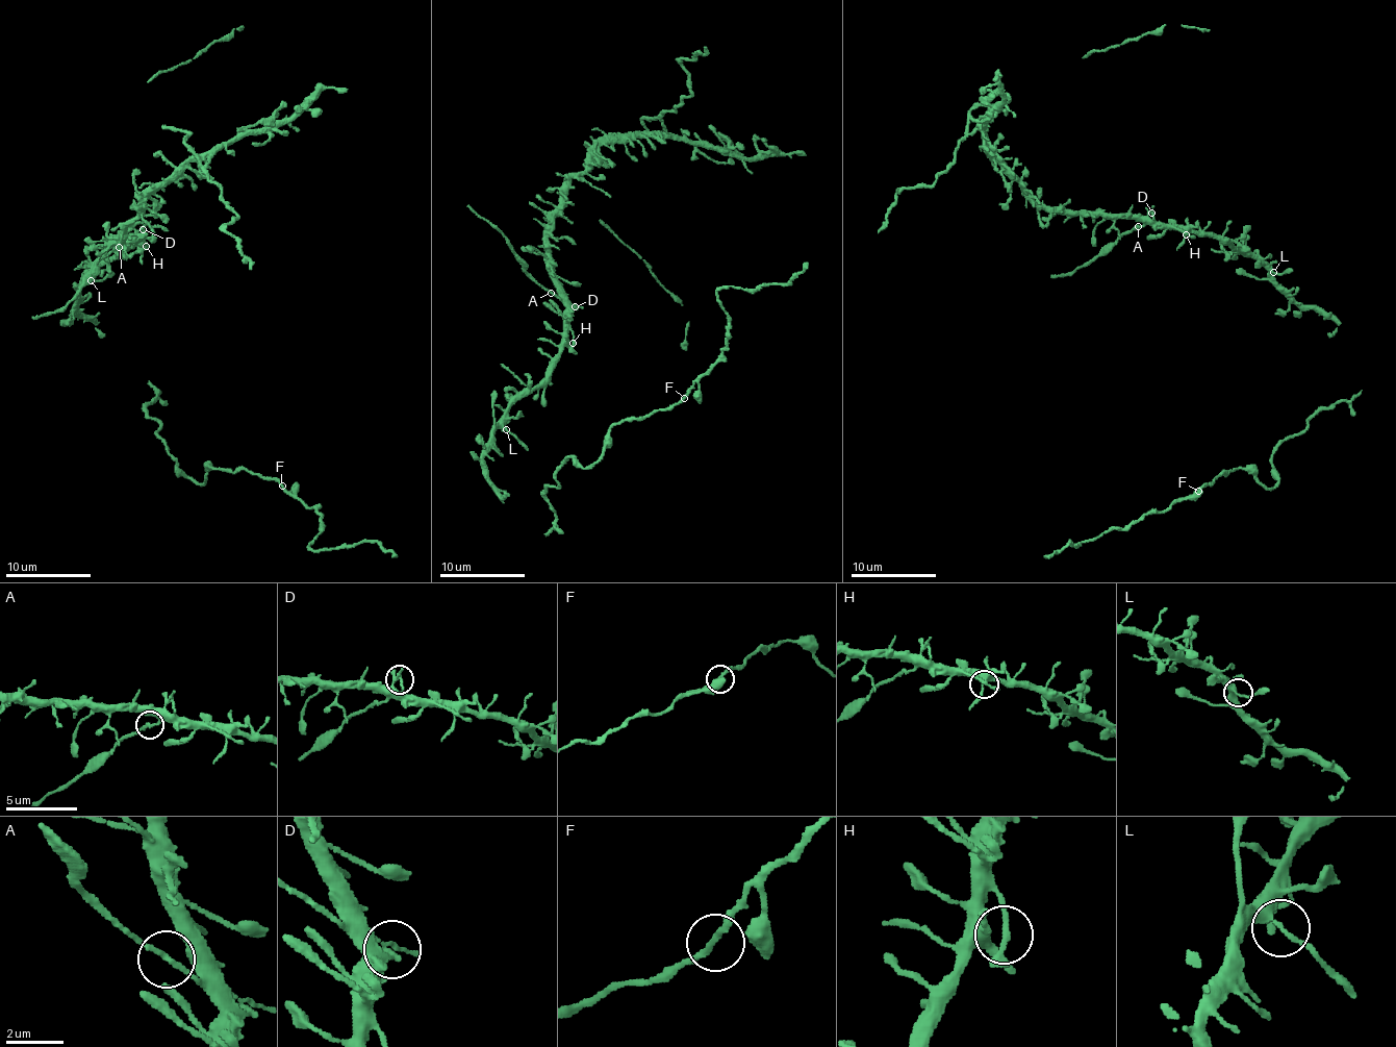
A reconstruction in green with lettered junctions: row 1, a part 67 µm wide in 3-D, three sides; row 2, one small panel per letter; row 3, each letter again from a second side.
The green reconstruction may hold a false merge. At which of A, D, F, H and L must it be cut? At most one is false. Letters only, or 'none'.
A

